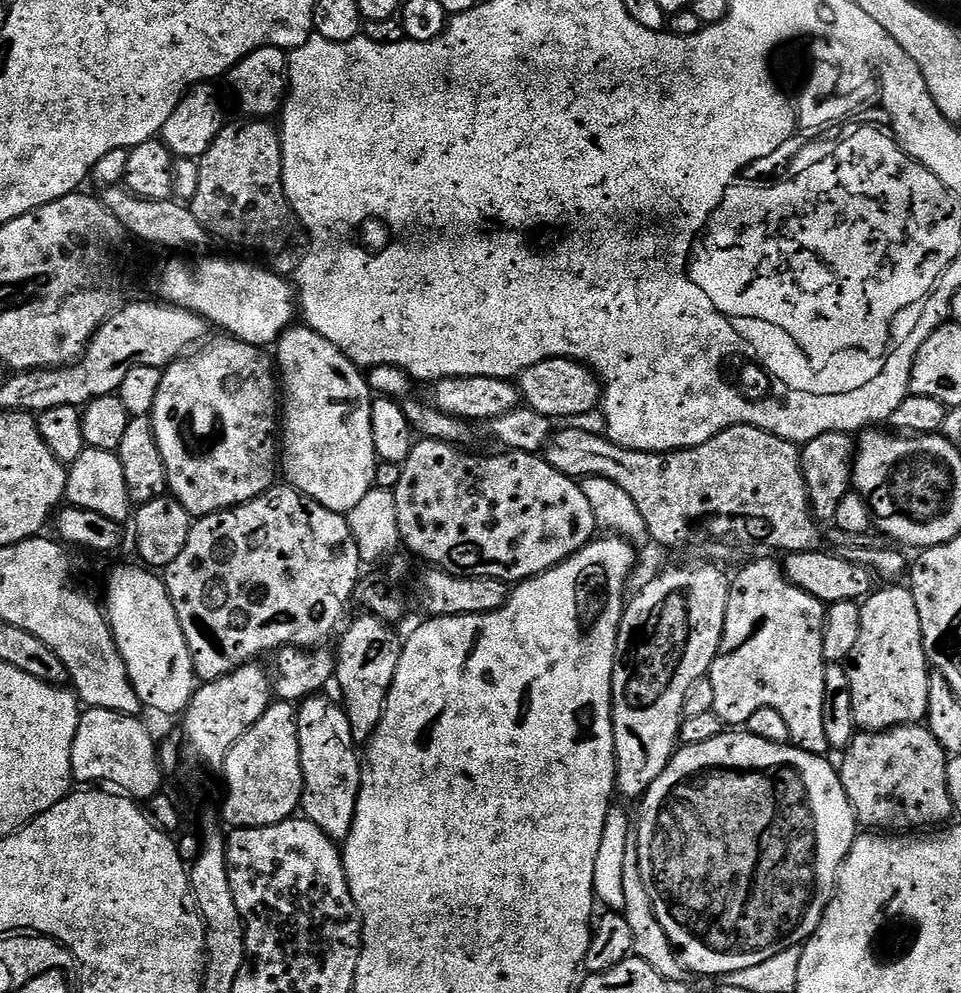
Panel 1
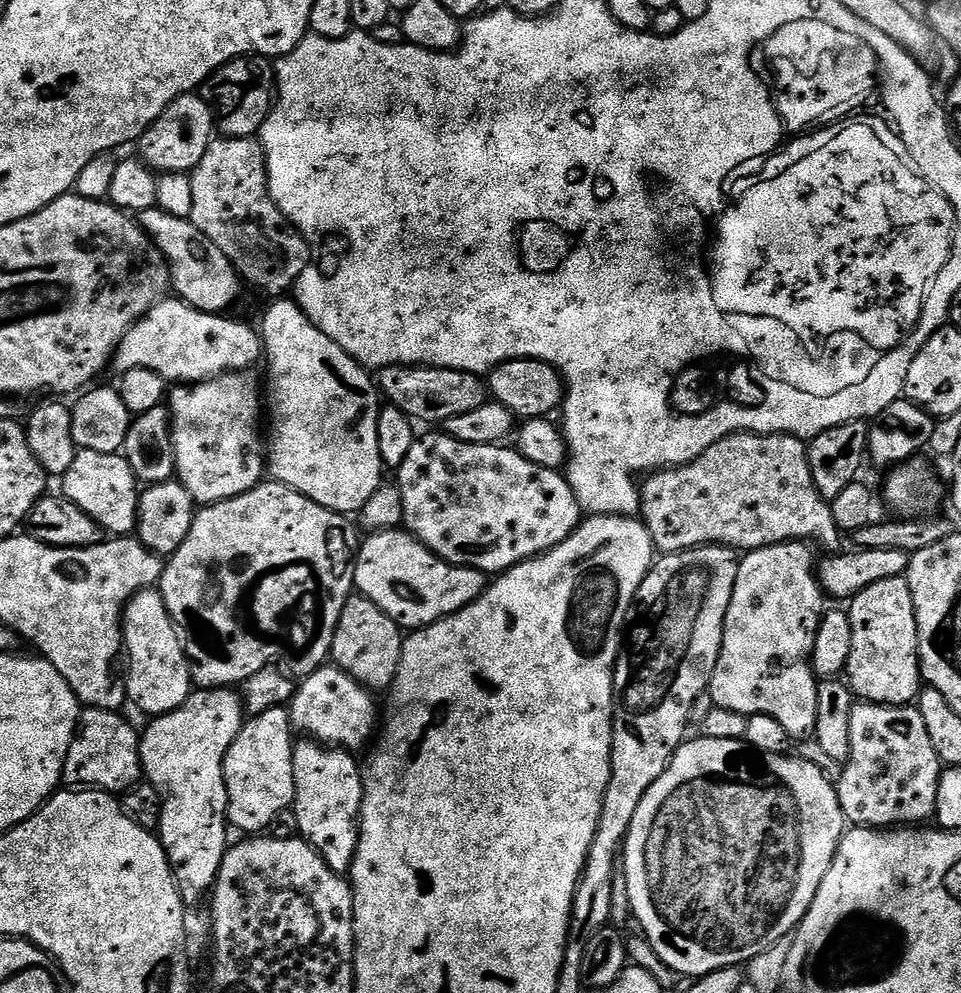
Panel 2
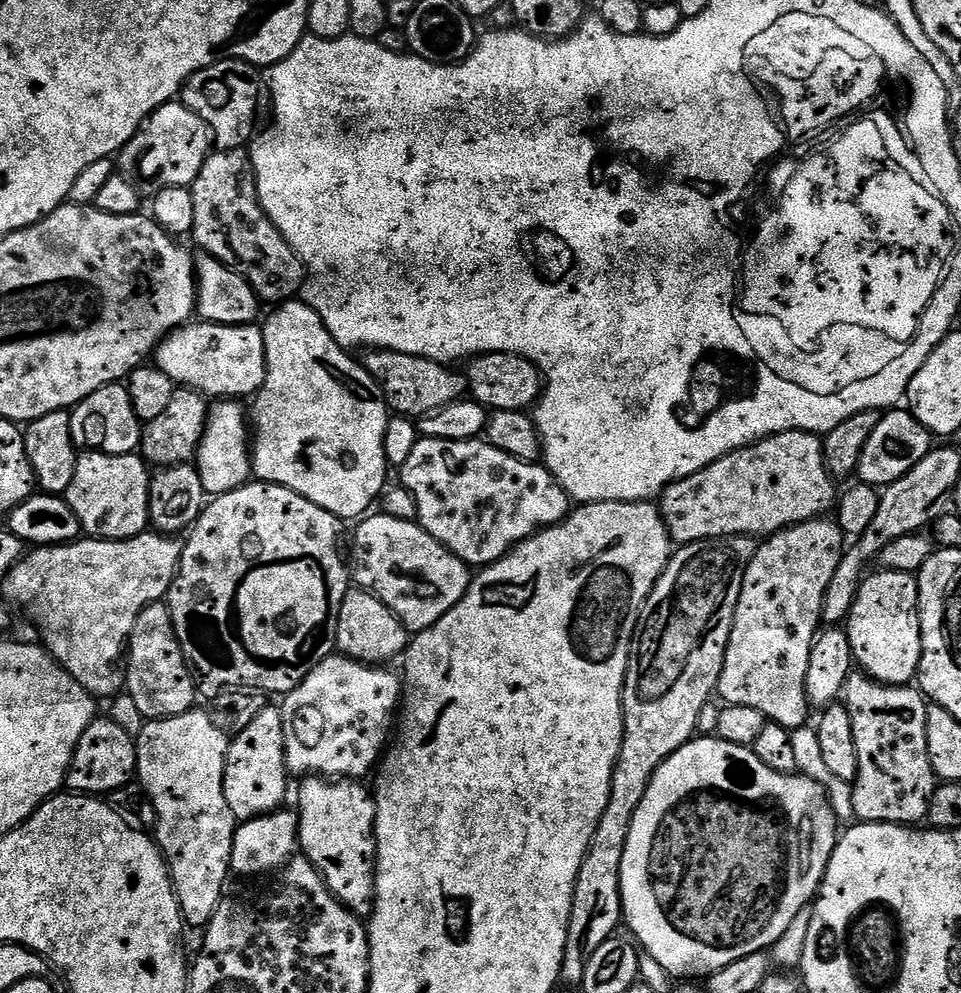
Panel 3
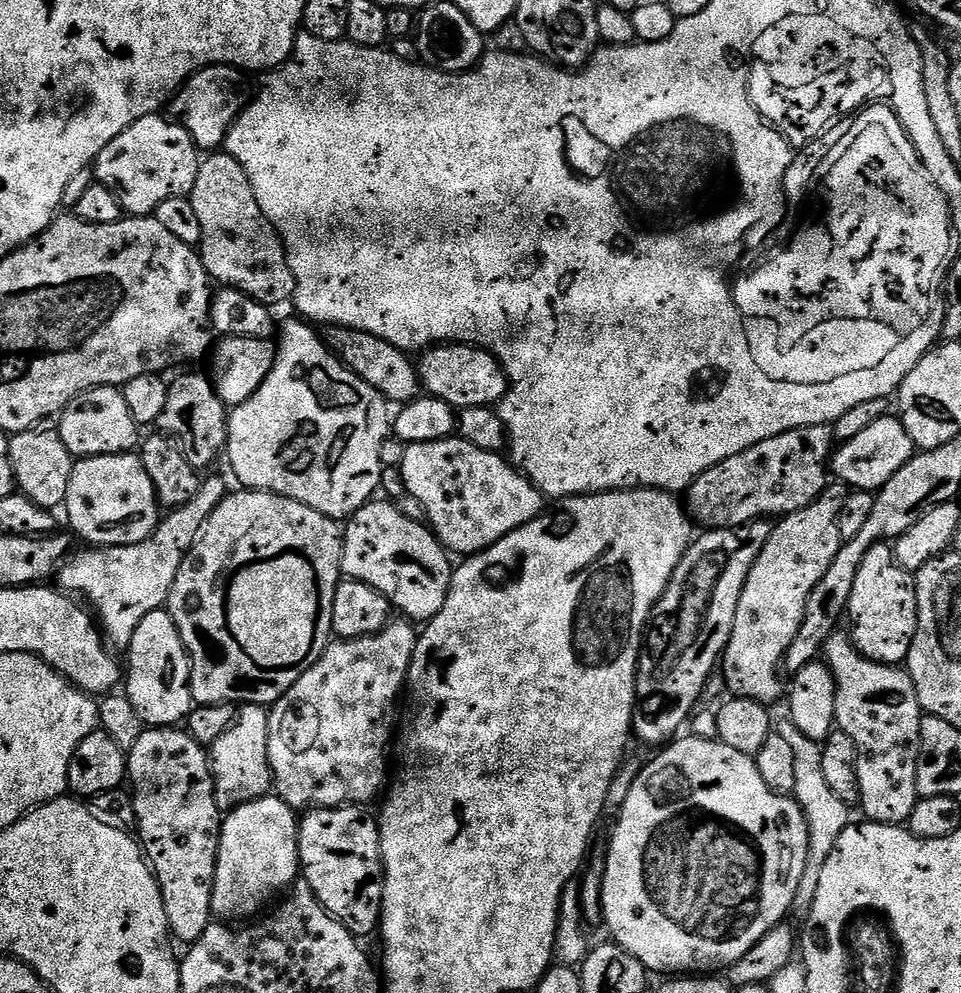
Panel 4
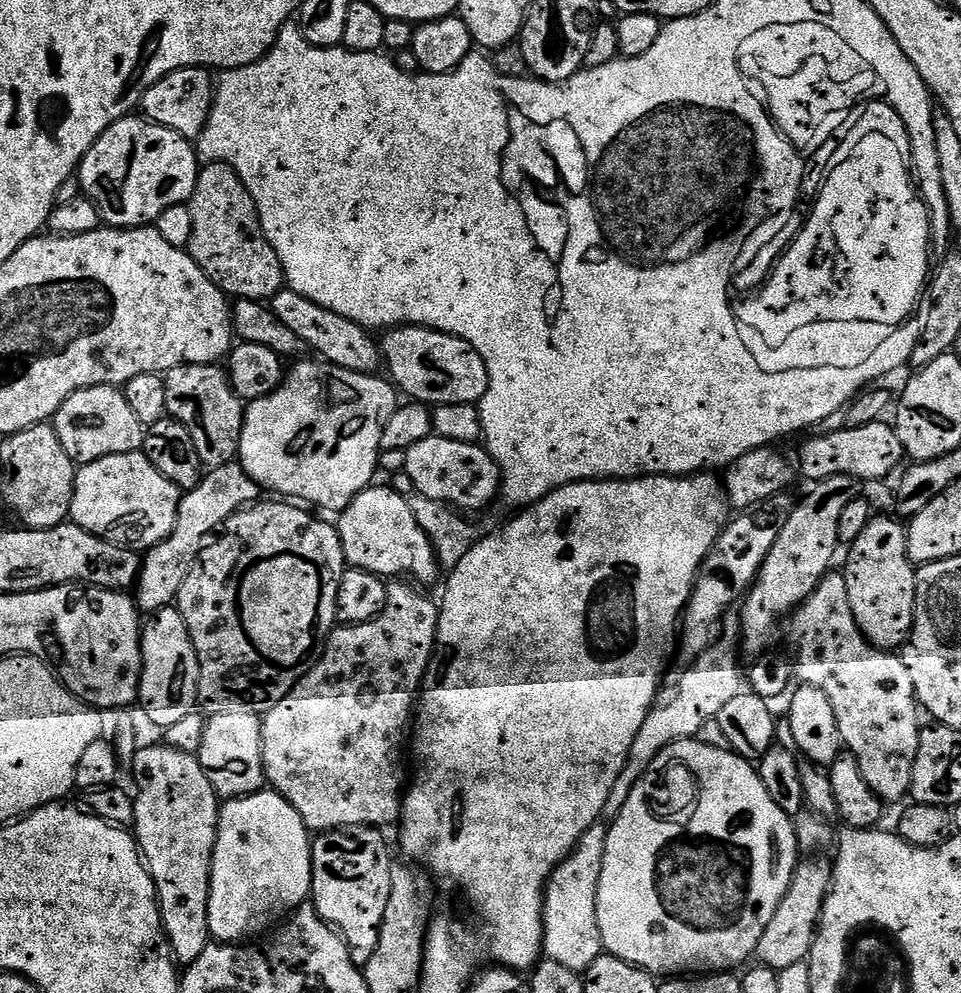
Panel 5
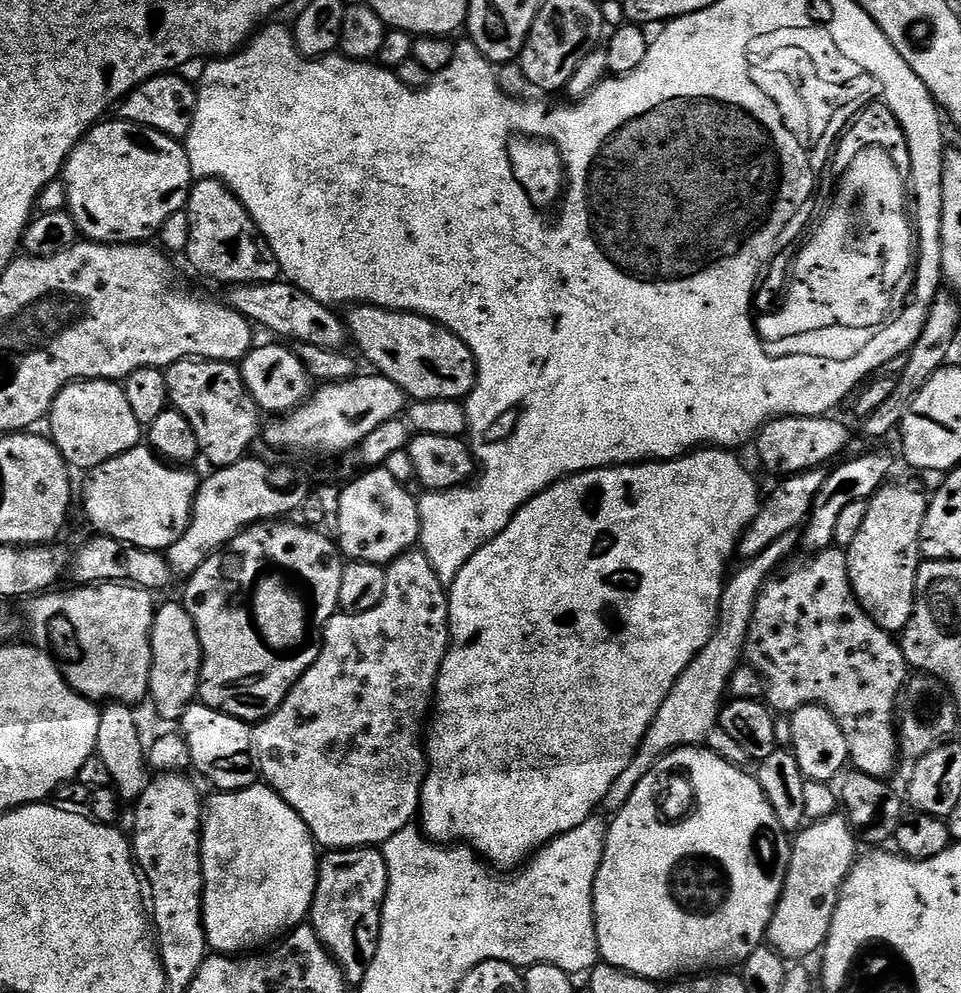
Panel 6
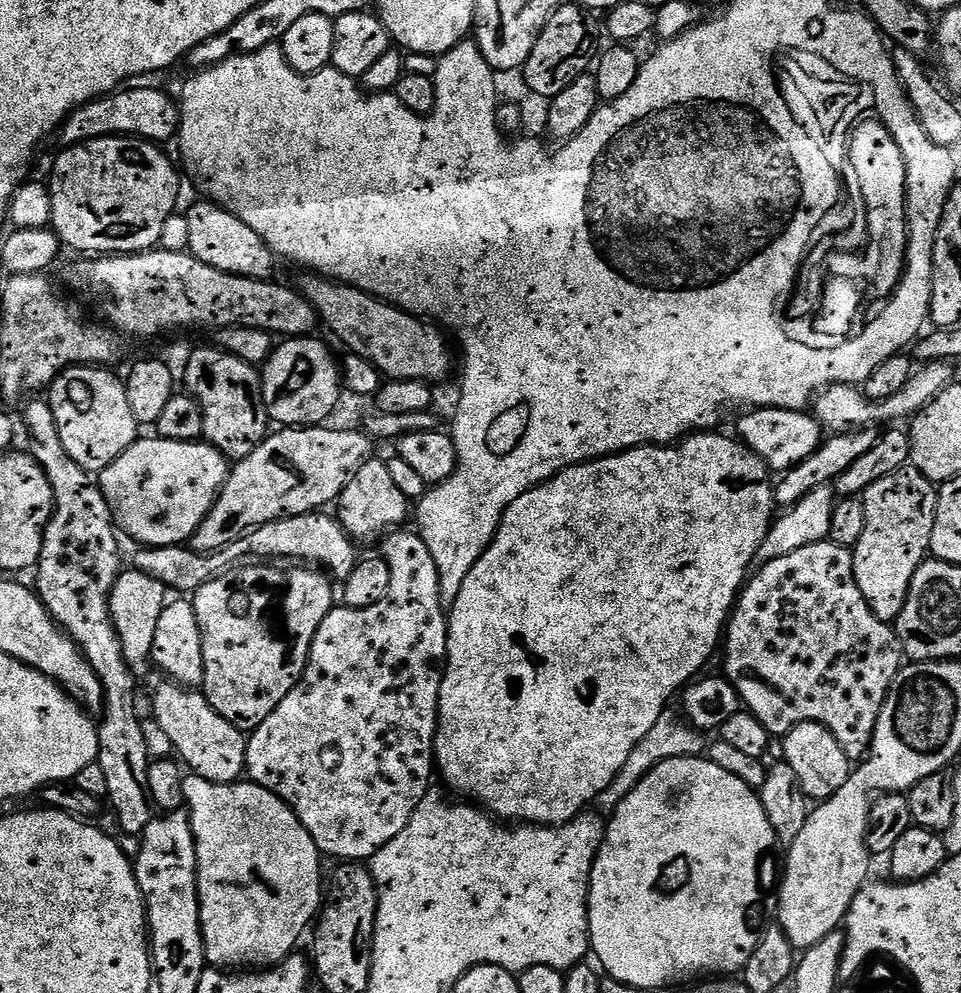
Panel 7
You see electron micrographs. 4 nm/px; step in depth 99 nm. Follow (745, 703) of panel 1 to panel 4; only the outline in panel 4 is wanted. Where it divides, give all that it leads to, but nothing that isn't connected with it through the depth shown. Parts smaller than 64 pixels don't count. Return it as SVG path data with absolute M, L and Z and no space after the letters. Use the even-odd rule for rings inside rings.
M839 482L829 483L820 499L815 500L797 512L783 517L773 527L766 546L762 546L762 554L756 556L754 566L746 578L746 586L742 590L742 598L738 598L738 610L734 618L734 630L730 634L730 642L722 657L724 680L733 697L741 696L747 700L756 700L759 704L775 705L776 699L783 697L786 684L780 681L784 655L790 650L798 630L802 626L802 618L806 614L806 602L810 602L810 594L814 586L830 570L834 558L841 546L838 518L842 514L842 506L846 506L849 487Z

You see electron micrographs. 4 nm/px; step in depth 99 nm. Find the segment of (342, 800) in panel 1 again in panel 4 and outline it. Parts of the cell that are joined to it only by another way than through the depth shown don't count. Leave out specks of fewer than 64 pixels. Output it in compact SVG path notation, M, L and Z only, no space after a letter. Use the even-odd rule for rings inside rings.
M344 804L341 808L313 808L303 813L302 819L299 821L300 829L300 867L302 869L302 880L310 886L310 890L314 890L314 894L318 898L318 902L322 902L322 906L337 920L341 920L346 926L346 930L350 930L352 935L357 938L365 938L372 931L379 929L382 924L382 913L384 911L384 859L382 858L382 842L380 841L380 825L377 817L368 813L367 807L358 804Z

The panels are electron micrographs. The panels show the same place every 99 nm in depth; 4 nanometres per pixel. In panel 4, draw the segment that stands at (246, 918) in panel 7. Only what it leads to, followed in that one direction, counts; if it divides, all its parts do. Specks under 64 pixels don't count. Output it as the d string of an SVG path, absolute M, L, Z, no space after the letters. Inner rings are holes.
M269 794L260 800L252 800L249 804L237 804L229 812L232 813L229 816L227 813L220 825L220 849L214 878L212 911L225 921L236 922L239 921L236 920L239 916L254 915L271 896L276 896L284 887L287 889L297 883L302 872L300 867L300 829L297 813L276 794Z

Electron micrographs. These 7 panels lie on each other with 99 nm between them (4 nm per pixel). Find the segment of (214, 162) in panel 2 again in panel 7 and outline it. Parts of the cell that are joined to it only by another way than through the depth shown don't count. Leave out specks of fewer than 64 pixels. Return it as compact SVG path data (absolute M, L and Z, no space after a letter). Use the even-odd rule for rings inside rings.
M204 198L201 204L196 204L192 209L186 212L190 222L190 242L188 243L188 252L194 258L206 262L206 266L214 266L214 270L222 270L226 274L235 276L245 276L251 280L272 280L275 277L277 257L273 256L272 251L268 249L268 244L246 222L242 222L234 213L221 208L219 204L211 199Z

